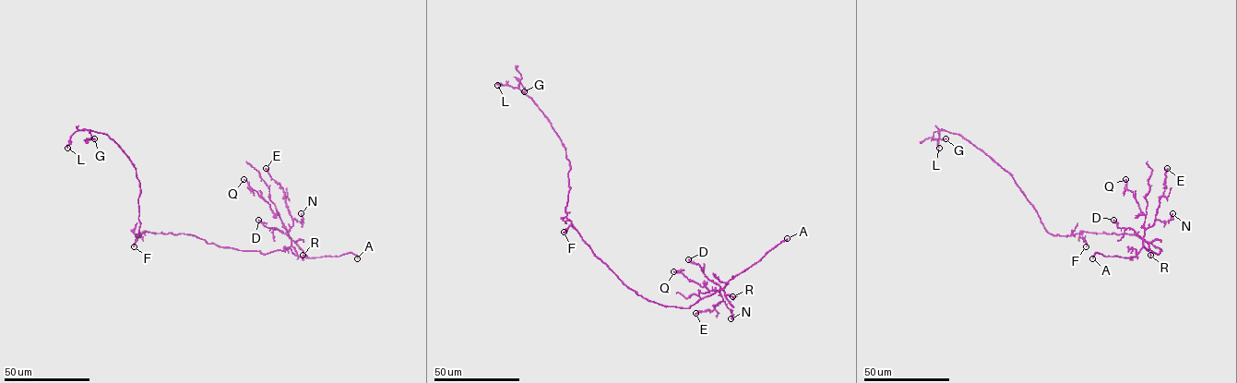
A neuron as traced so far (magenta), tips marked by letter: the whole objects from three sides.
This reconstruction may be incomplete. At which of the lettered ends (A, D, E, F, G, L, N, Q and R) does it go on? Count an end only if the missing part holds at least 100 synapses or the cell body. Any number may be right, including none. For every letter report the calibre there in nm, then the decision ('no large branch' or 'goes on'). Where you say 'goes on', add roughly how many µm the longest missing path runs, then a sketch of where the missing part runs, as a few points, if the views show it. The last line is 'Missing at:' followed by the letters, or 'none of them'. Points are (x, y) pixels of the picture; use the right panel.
A: 170 nm thick; goes on; about 40 µm are missing; missing branch runs (1092, 258), (1093, 265), (1086, 274), (1091, 273), (1100, 278)
D: 100 nm thick; no large branch
E: 160 nm thick; no large branch
F: 150 nm thick; no large branch
G: 150 nm thick; no large branch
L: 100 nm thick; no large branch
N: 110 nm thick; no large branch
Q: 130 nm thick; no large branch
R: 110 nm thick; no large branch
Missing at: A

